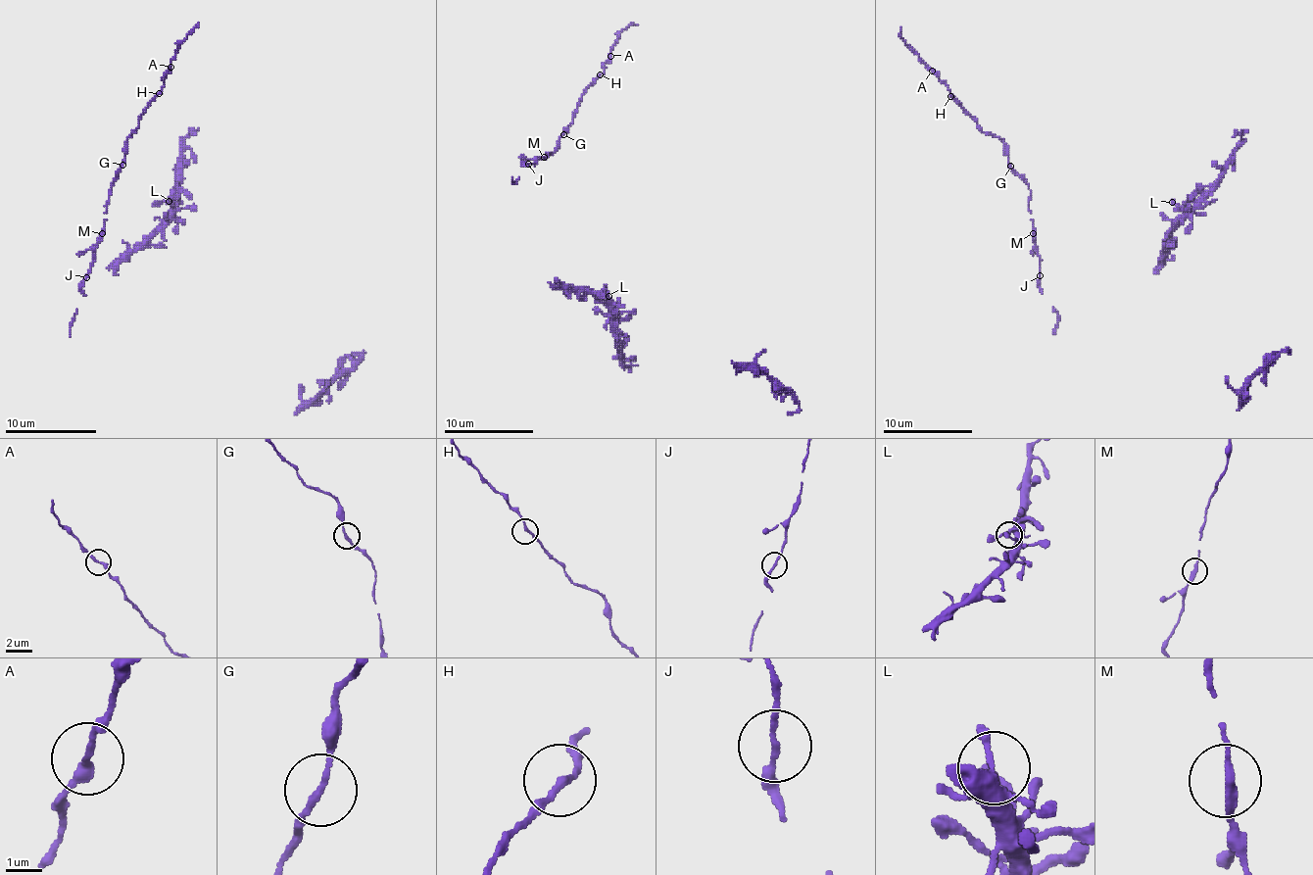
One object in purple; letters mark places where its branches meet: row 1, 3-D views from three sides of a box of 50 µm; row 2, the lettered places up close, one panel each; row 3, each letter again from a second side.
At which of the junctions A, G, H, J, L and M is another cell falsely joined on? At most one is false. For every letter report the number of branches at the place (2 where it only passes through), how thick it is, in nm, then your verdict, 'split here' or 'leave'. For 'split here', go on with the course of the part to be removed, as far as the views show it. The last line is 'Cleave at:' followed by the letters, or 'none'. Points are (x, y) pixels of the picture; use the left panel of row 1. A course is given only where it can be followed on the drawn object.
A: 2 branches meet; 240 nm thick; leave
G: 2 branches meet; 160 nm thick; leave
H: 2 branches meet; 190 nm thick; leave
J: 2 branches meet; 190 nm thick; leave
L: 1 branches meet; 240 nm thick; leave
M: 2 branches meet; 280 nm thick; leave
Cleave at: none

